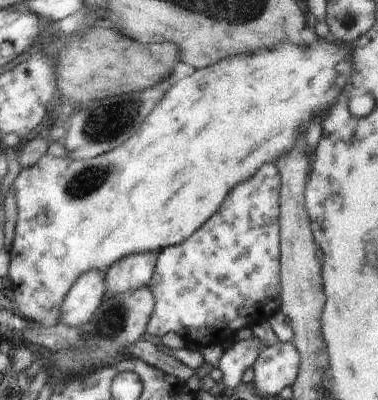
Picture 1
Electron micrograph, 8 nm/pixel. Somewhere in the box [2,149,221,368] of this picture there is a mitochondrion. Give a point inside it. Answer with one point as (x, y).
(88, 181)

